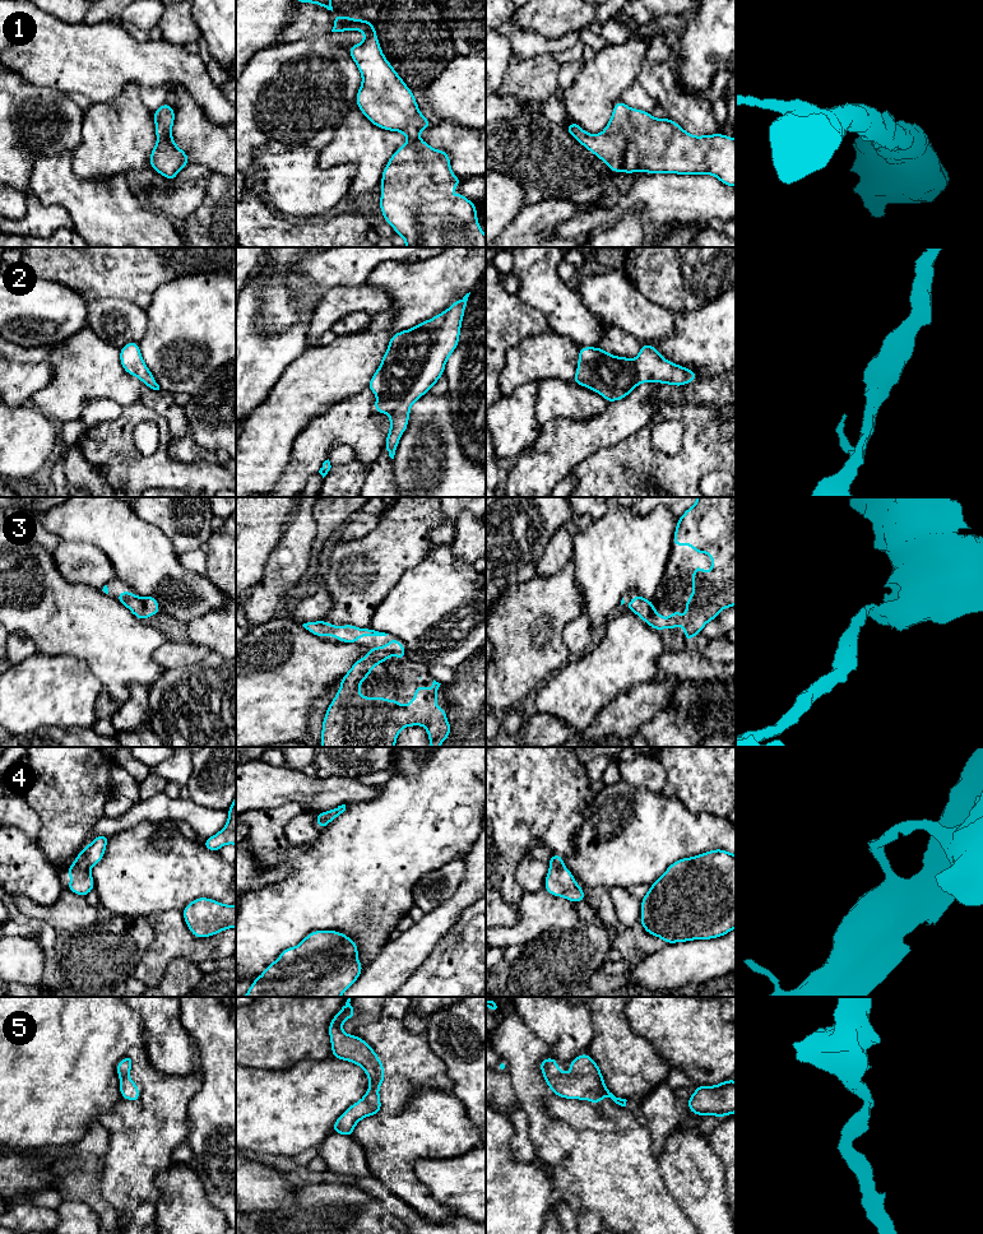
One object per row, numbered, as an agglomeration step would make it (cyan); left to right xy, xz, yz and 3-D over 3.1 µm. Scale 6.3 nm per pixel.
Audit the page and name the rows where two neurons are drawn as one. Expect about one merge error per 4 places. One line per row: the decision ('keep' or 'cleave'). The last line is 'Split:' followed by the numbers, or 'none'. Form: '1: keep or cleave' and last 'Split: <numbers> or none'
1: keep
2: keep
3: keep
4: keep
5: keep
Split: none

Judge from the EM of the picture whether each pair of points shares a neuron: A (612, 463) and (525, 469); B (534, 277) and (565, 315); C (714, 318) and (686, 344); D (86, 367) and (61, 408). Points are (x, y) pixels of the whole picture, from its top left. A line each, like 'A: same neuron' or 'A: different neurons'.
A: different neurons
B: same neuron
C: same neuron
D: same neuron

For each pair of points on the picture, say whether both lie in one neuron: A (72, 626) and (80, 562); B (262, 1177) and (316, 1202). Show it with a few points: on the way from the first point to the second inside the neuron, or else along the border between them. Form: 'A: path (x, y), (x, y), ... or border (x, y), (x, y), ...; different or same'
A: border (54, 565), (65, 580), (82, 583), (101, 590); different
B: border (297, 1182), (295, 1201), (288, 1206), (270, 1210); different

